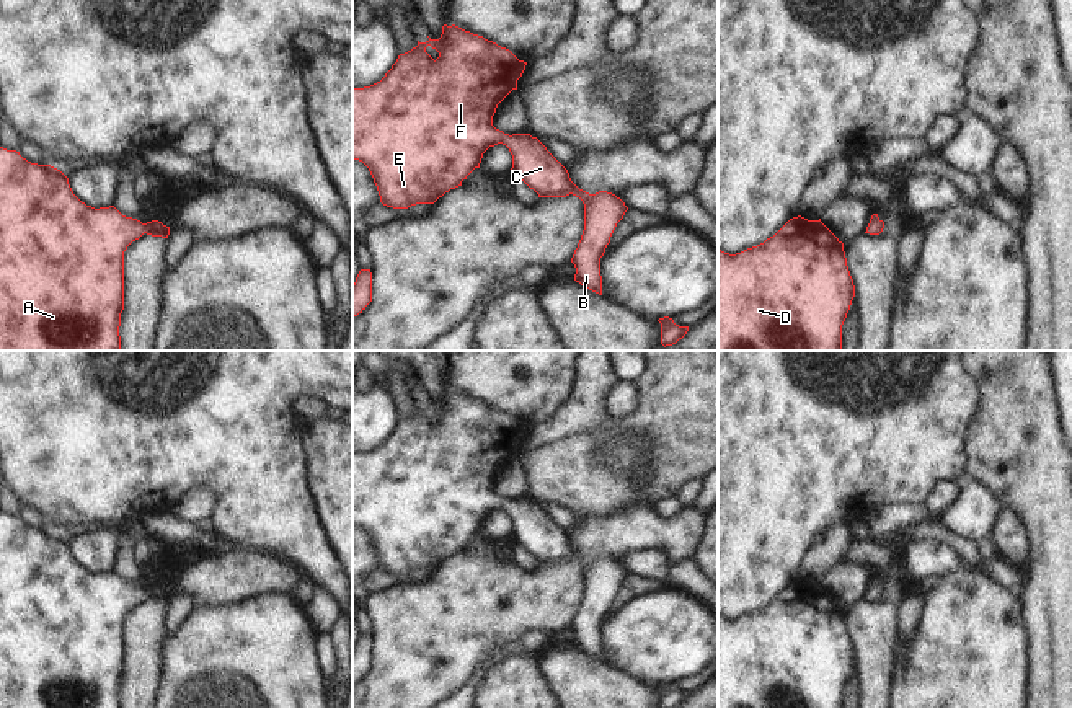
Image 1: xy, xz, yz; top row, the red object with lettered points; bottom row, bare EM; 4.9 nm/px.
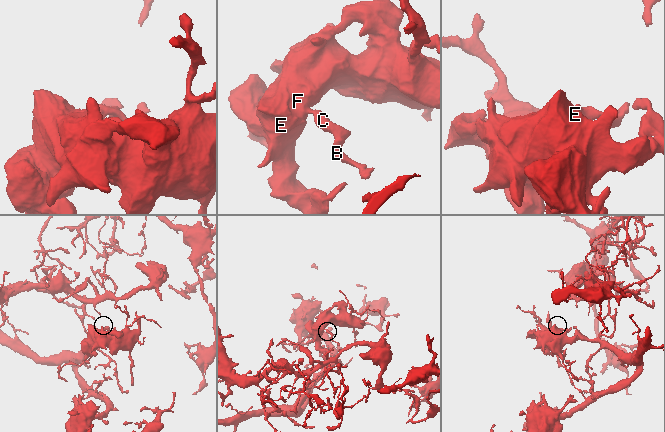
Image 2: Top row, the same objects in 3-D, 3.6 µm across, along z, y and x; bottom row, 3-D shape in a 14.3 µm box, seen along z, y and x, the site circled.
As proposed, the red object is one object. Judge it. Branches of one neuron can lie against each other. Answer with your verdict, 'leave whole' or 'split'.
leave whole

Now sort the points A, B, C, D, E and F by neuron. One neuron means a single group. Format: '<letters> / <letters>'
A B C D E F

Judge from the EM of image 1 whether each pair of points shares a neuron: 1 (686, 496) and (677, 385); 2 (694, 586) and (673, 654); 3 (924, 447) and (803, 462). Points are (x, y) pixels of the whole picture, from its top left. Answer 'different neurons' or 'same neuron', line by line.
1: different neurons
2: different neurons
3: same neuron

